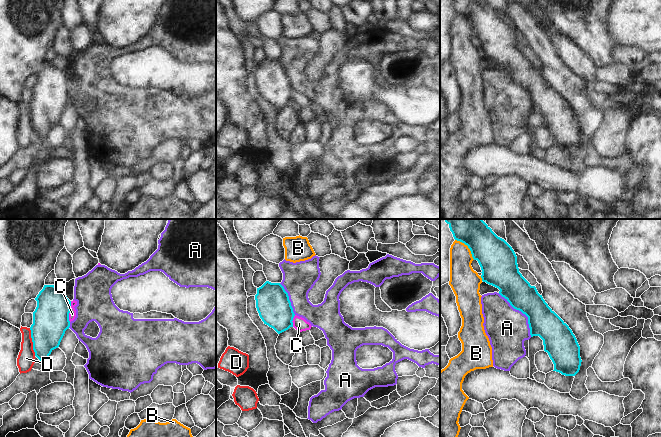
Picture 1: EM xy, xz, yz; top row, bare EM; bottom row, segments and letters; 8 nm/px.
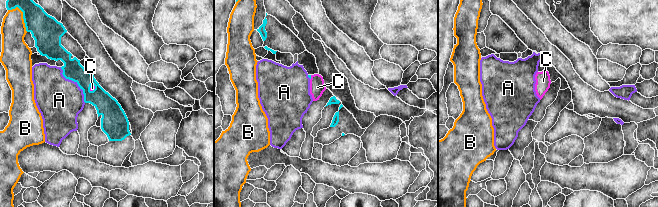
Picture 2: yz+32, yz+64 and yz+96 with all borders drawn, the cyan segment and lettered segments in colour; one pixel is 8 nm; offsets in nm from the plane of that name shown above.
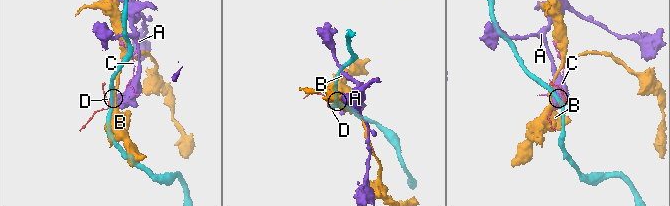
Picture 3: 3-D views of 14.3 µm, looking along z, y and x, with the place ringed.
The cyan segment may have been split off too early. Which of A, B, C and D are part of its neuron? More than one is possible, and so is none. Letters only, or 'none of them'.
none of them

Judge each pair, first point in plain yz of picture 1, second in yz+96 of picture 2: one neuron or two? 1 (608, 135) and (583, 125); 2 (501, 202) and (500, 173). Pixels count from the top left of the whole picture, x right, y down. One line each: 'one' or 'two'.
1: two
2: two

